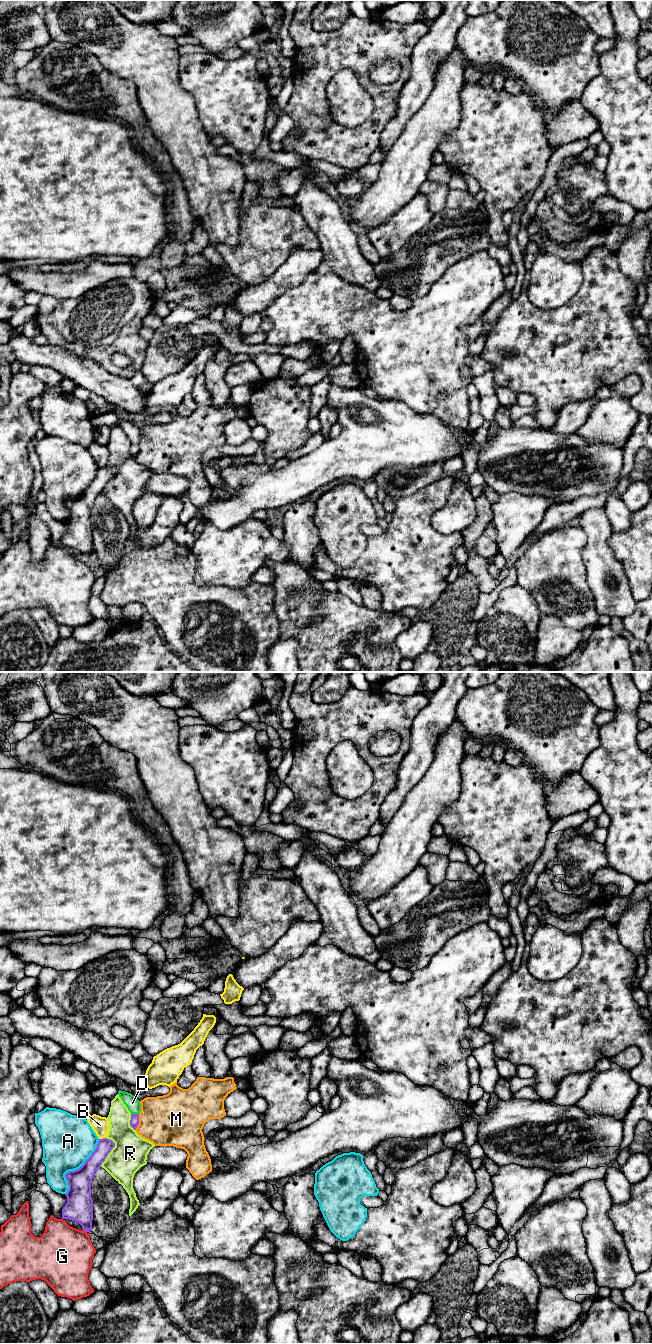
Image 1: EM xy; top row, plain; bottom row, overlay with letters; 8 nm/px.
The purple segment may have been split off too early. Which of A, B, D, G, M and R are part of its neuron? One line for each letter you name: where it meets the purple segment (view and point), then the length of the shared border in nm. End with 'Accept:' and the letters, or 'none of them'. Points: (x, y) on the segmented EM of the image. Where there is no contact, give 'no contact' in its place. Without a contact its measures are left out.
D: contact xy (134, 1114); length 70 nm
Accept: D

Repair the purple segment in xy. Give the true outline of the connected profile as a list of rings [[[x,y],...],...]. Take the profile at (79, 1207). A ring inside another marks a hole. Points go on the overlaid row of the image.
[[[99,1139],[96,1149],[84,1164],[79,1169],[65,1174],[69,1189],[65,1194],[67,1203],[62,1209],[62,1219],[79,1223],[85,1232],[92,1231],[92,1179],[114,1147],[115,1143],[112,1140]]]

